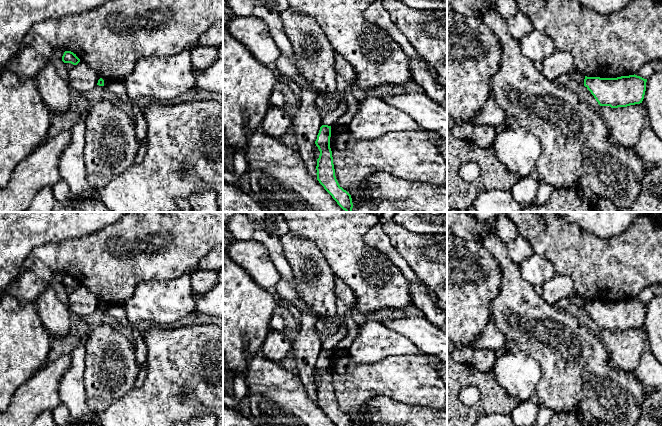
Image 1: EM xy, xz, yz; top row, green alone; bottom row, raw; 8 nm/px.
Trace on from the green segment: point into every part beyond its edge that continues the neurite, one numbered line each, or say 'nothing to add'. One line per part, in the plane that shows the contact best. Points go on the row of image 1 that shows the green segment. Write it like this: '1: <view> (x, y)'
nothing to add

